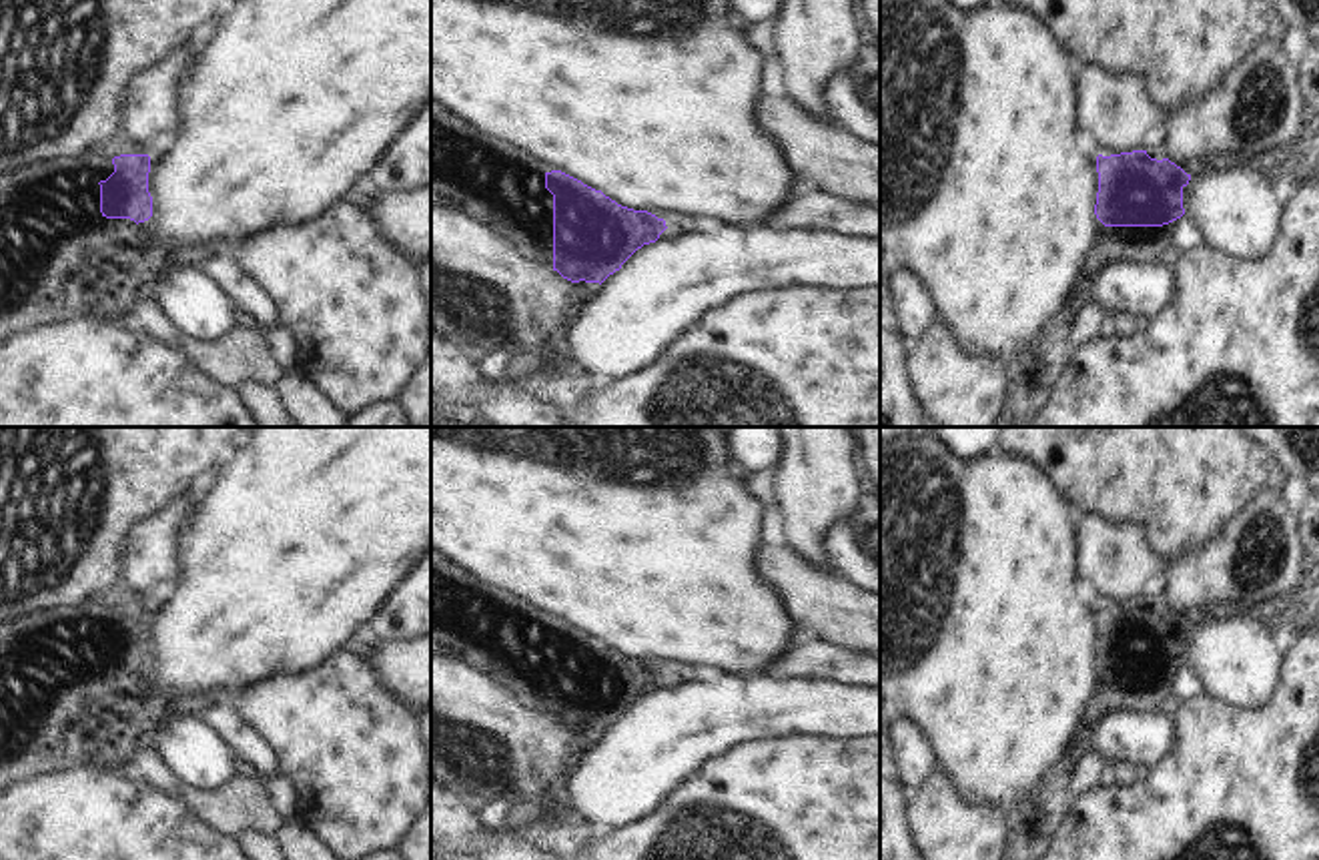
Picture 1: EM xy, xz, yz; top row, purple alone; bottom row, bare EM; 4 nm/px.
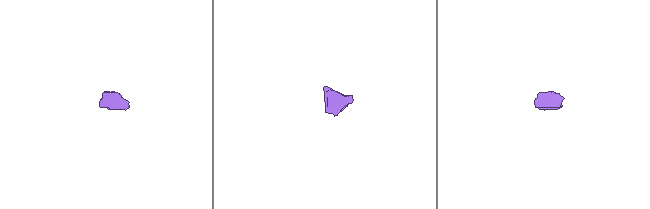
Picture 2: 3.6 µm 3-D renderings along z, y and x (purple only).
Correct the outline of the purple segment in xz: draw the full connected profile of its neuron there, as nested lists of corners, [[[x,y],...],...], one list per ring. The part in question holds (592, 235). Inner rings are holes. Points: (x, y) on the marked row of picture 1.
[[[431,0],[431,100],[473,126],[483,142],[545,172],[553,194],[553,271],[571,283],[603,283],[643,245],[655,243],[672,212],[758,225],[792,198],[796,180],[780,146],[756,124],[754,104],[766,88],[766,62],[738,30],[726,0]]]

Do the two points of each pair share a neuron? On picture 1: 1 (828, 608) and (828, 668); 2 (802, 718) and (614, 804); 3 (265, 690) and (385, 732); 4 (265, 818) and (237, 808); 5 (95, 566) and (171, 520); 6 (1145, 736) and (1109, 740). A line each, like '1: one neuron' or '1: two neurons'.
1: two neurons
2: one neuron
3: one neuron
4: one neuron
5: two neurons
6: one neuron

